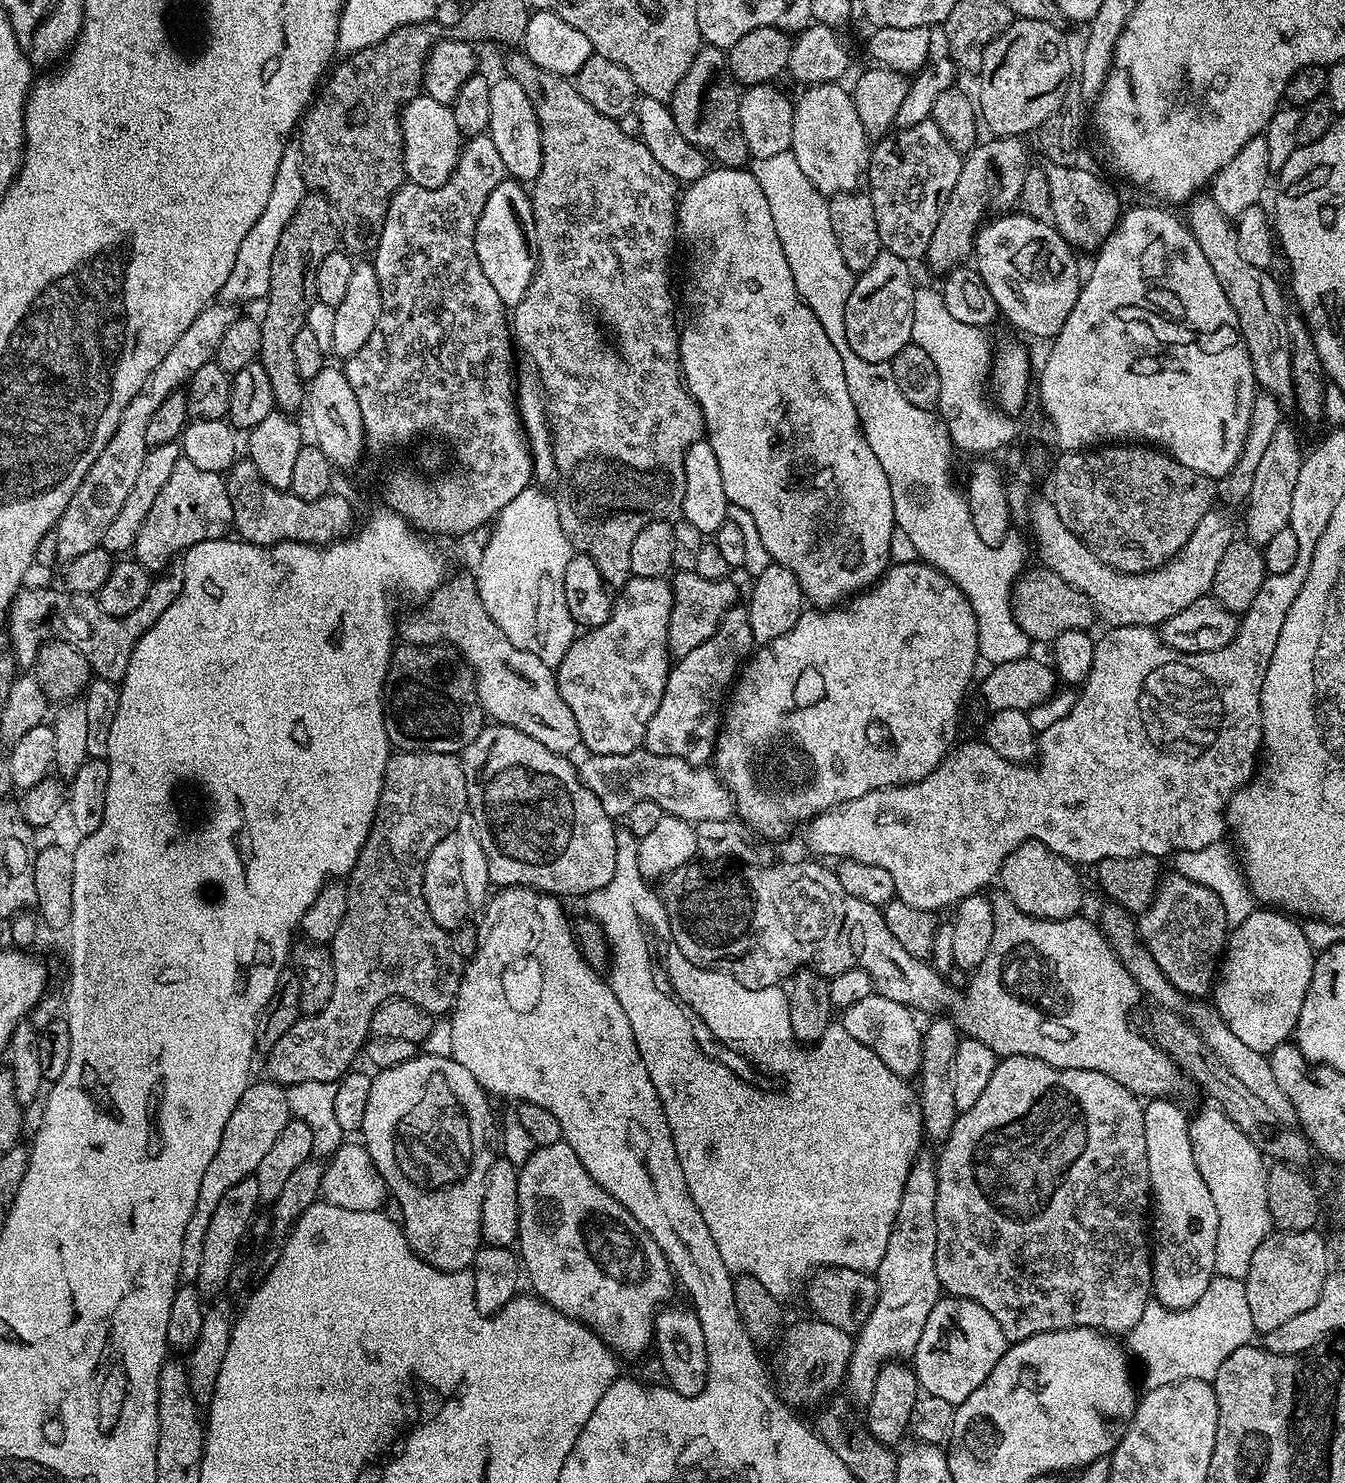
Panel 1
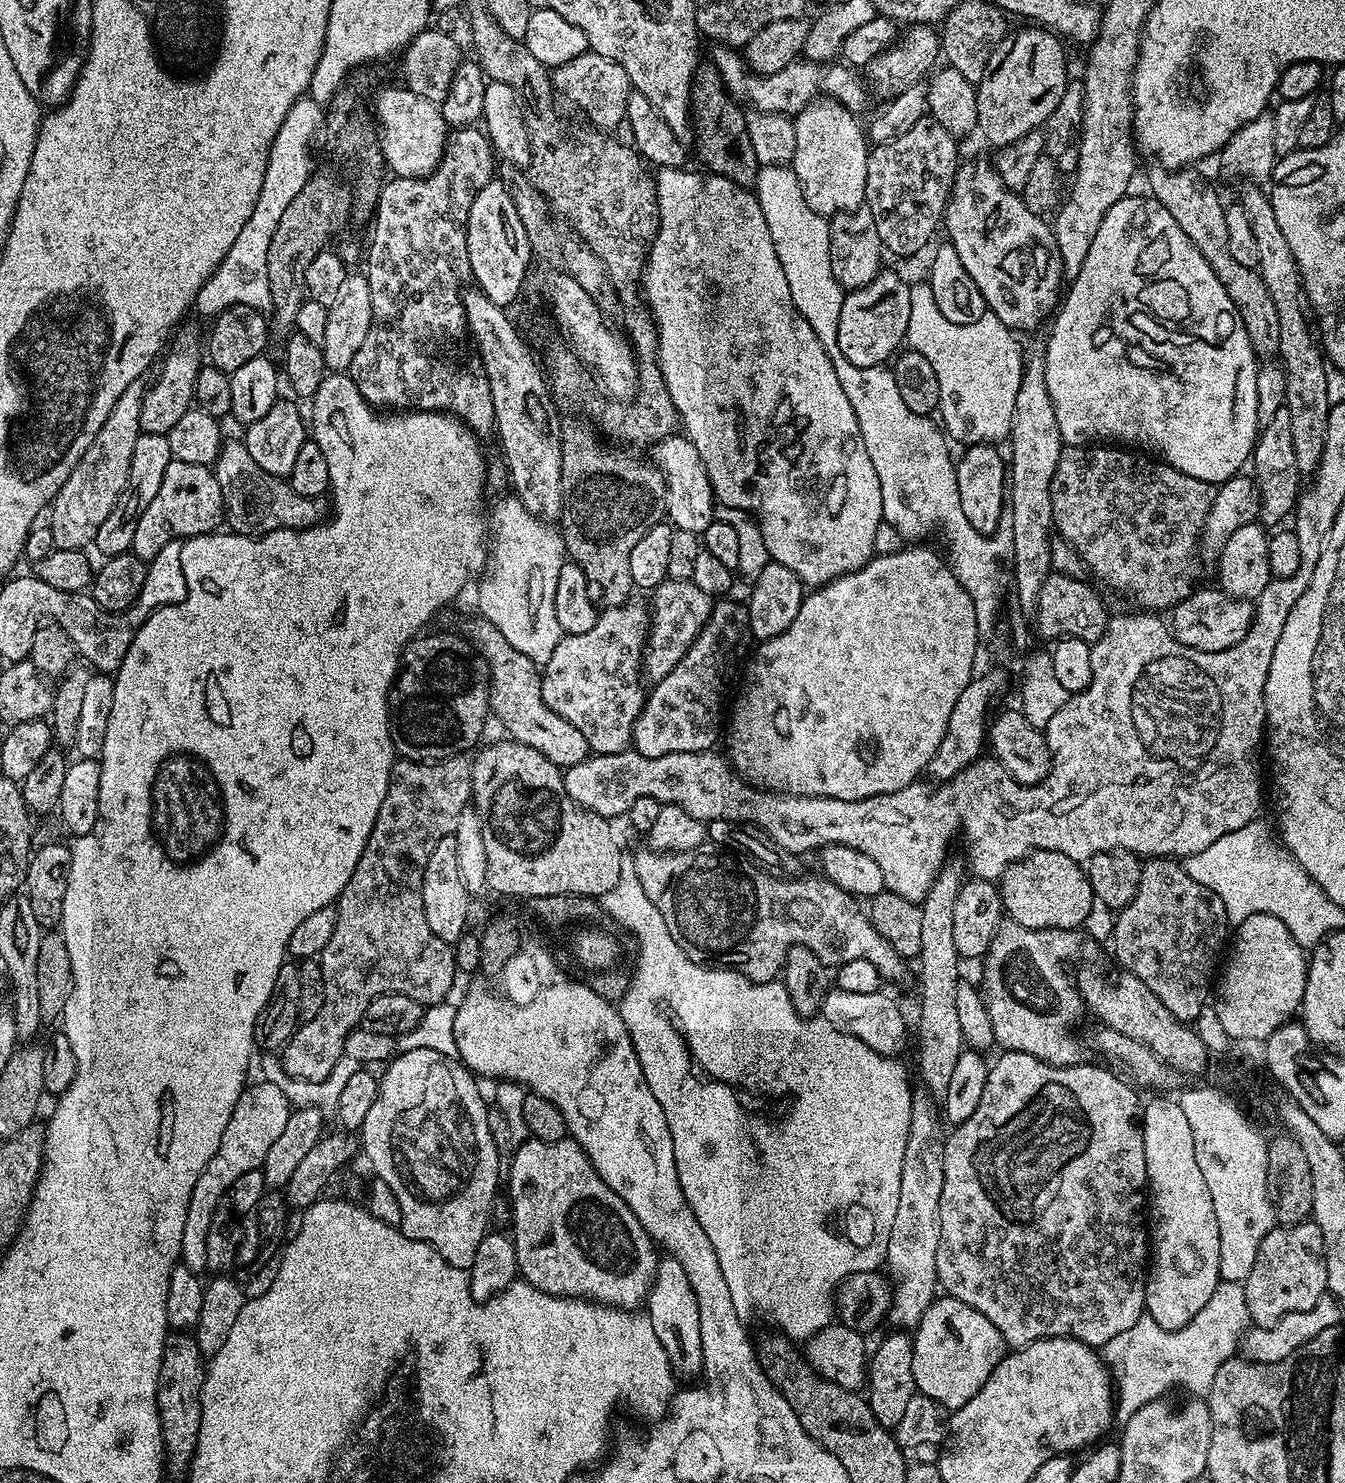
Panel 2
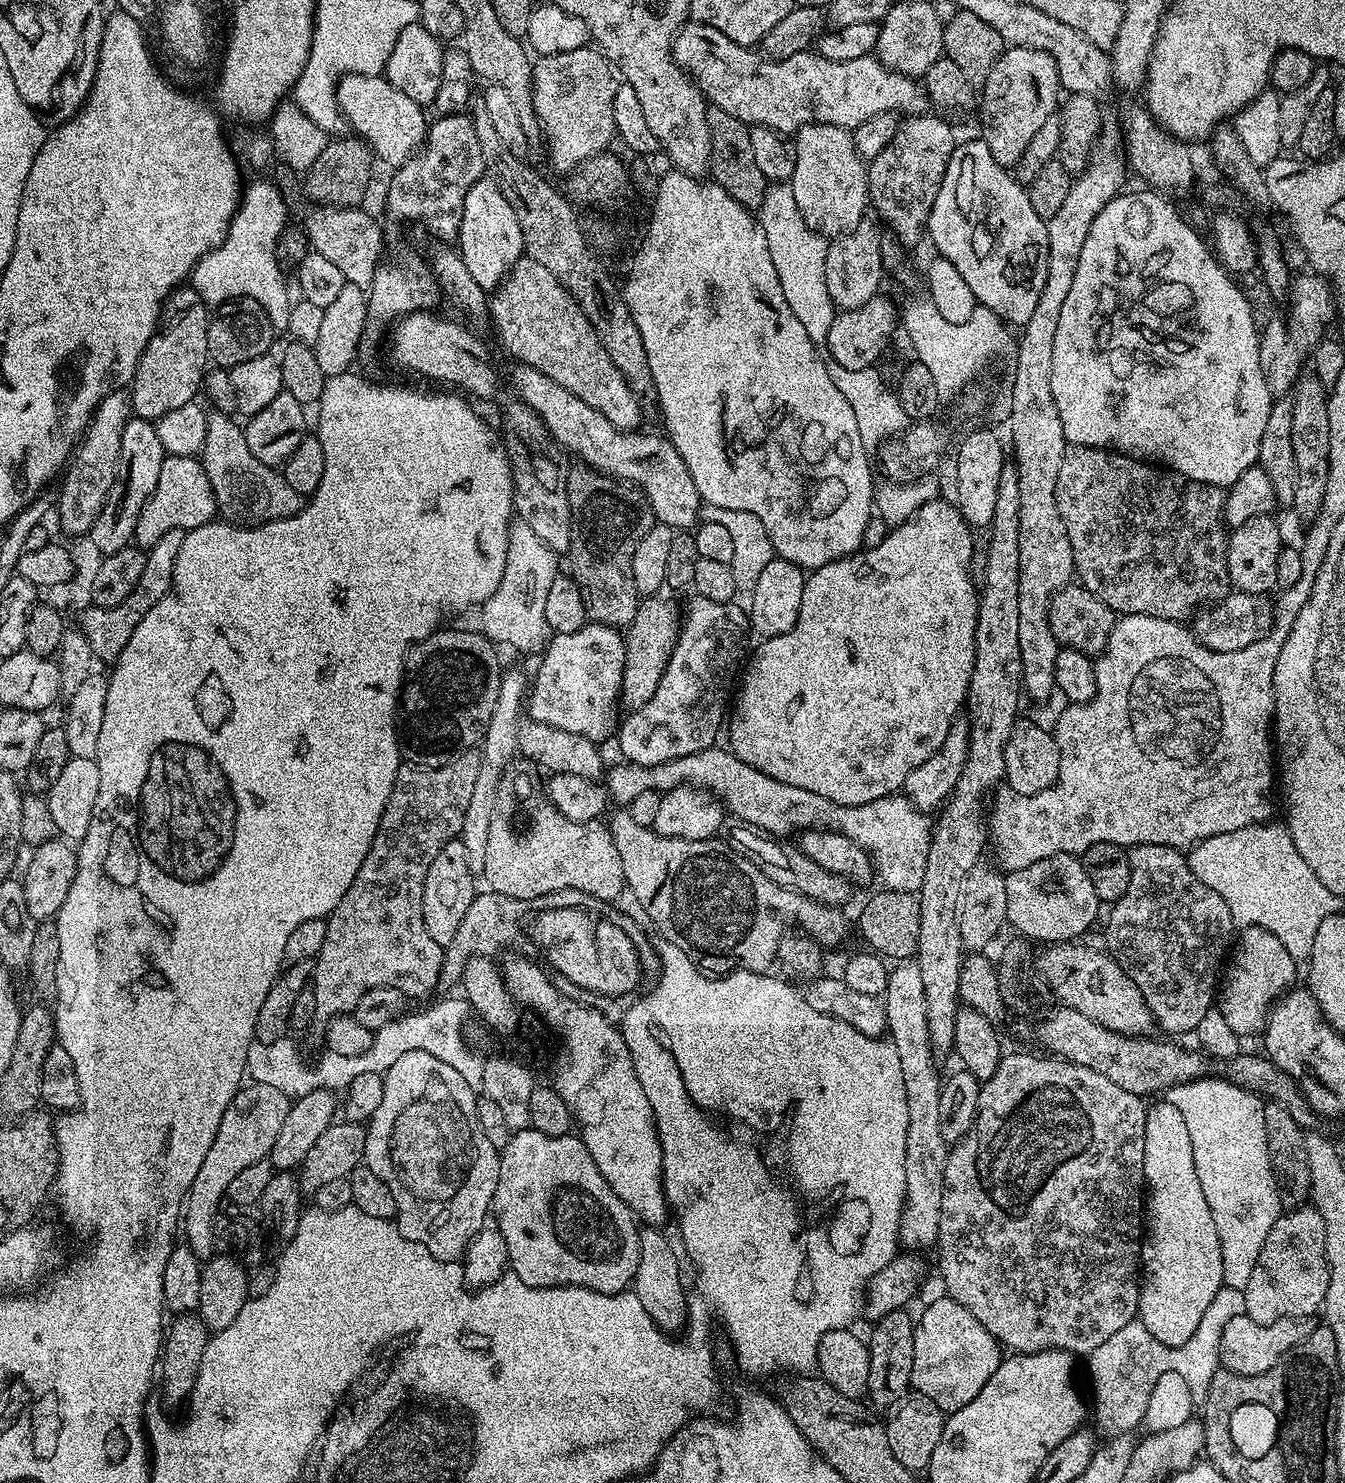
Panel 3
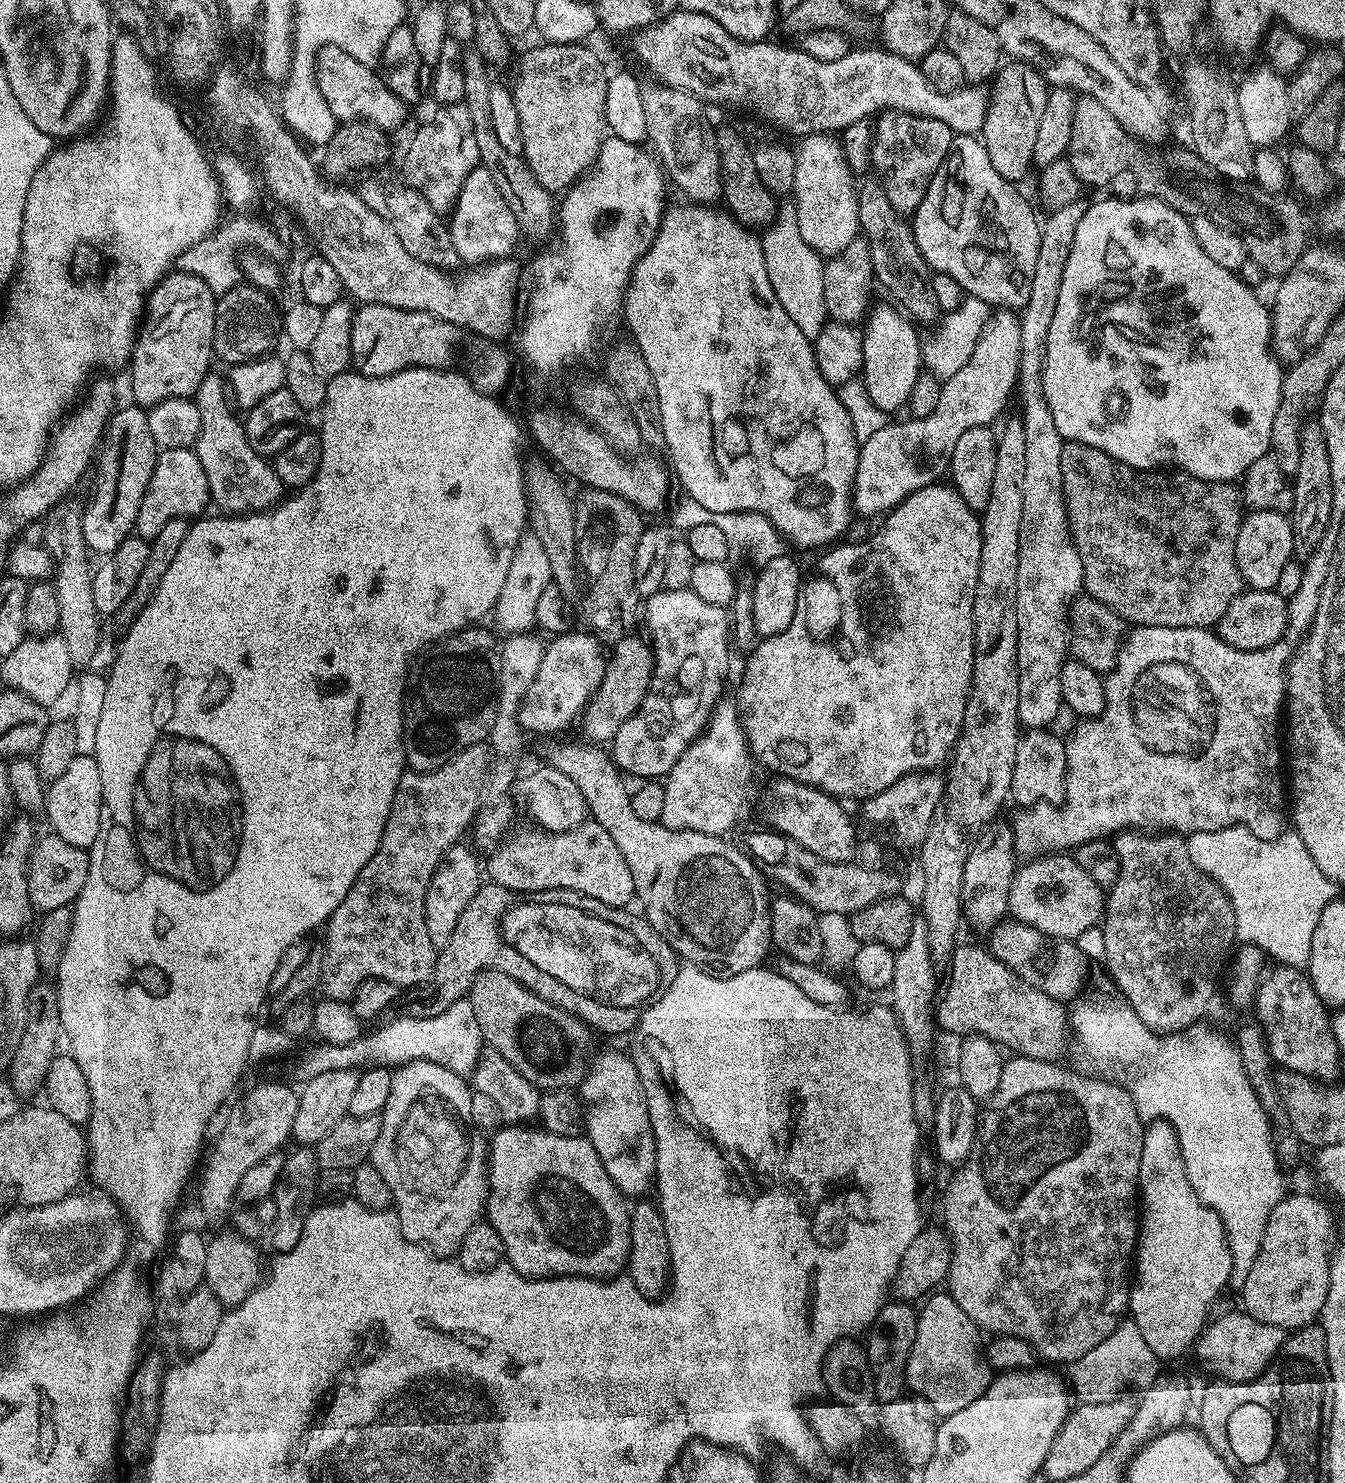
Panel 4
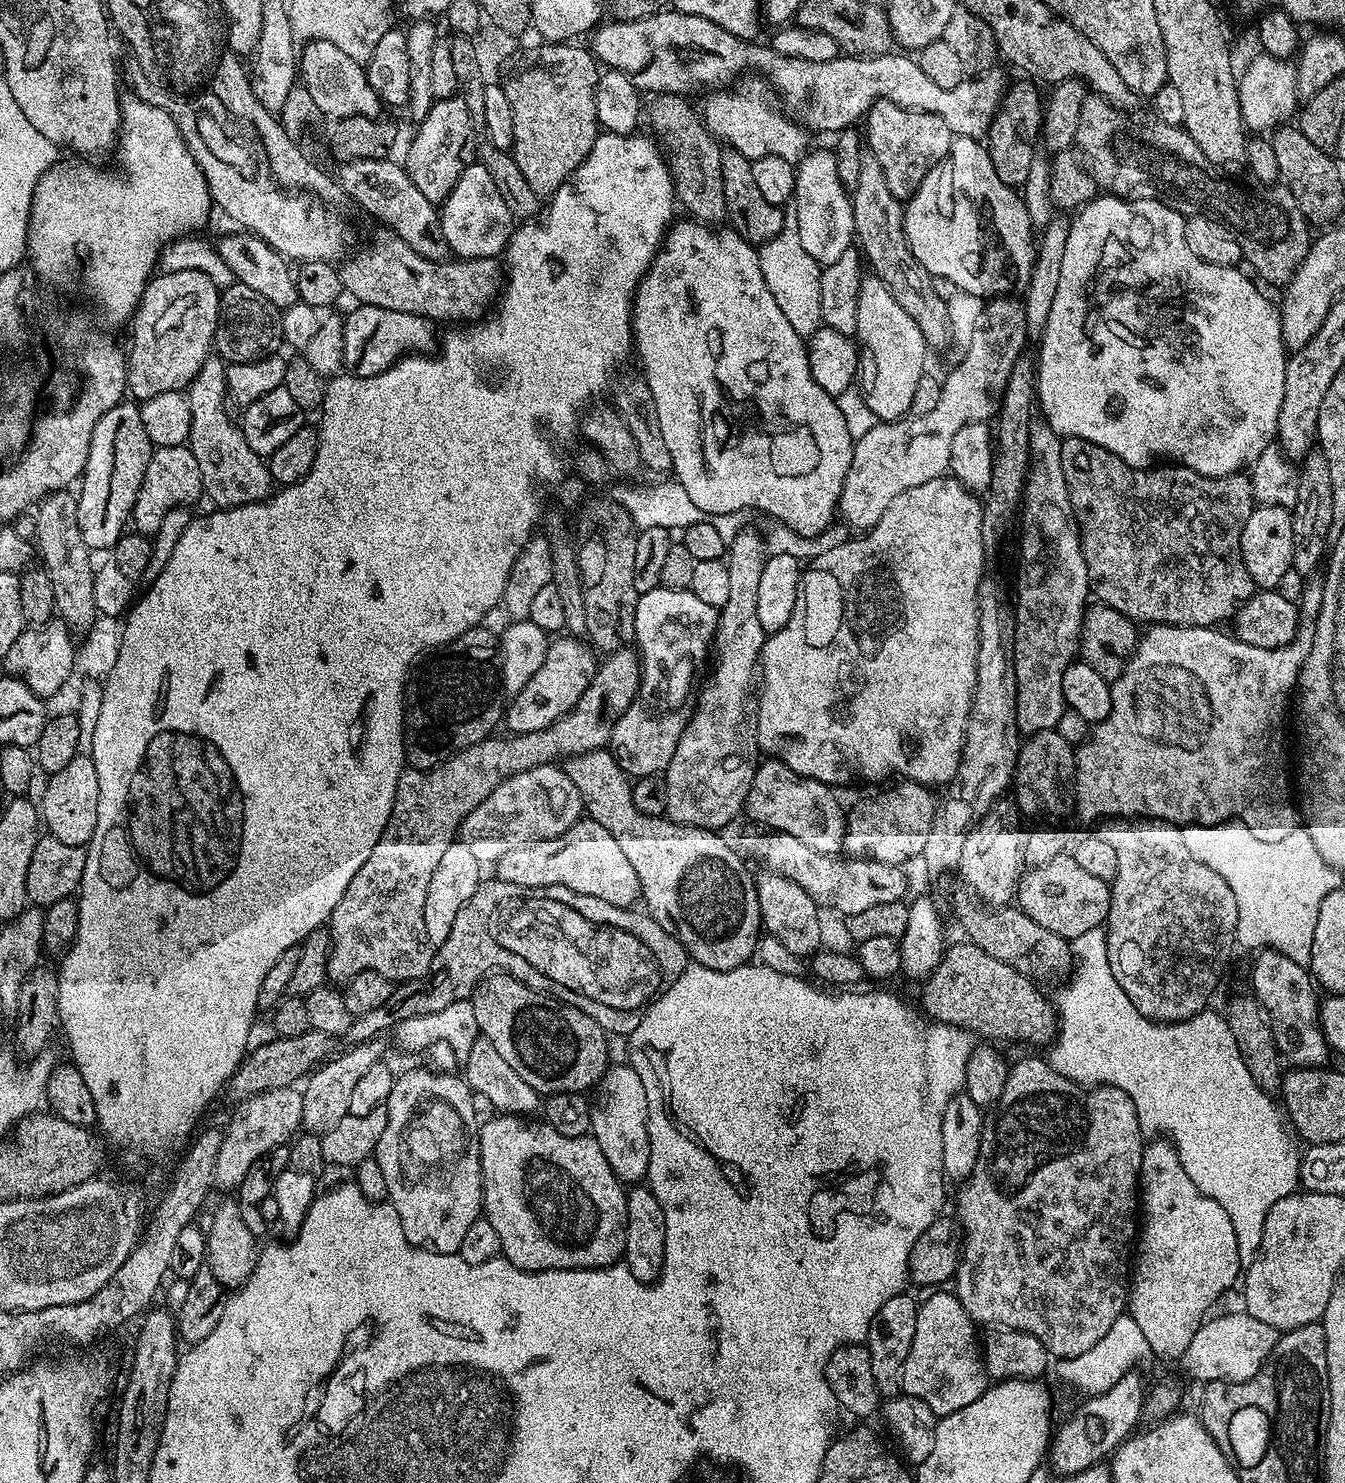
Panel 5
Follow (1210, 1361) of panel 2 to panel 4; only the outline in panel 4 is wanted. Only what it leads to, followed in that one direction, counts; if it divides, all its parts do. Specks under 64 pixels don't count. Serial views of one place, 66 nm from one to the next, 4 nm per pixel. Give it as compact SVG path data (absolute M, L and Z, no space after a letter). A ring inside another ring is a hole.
M1124 1320L1109 1338L1104 1338L1082 1358L1069 1365L1068 1382L1079 1403L1097 1405L1119 1399L1128 1388L1136 1387L1136 1390L1143 1390L1155 1383L1160 1374L1158 1366L1159 1357L1142 1337L1137 1324L1131 1320Z

